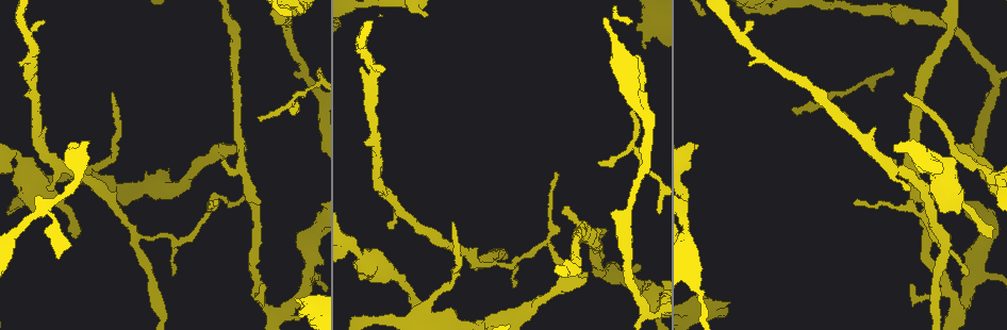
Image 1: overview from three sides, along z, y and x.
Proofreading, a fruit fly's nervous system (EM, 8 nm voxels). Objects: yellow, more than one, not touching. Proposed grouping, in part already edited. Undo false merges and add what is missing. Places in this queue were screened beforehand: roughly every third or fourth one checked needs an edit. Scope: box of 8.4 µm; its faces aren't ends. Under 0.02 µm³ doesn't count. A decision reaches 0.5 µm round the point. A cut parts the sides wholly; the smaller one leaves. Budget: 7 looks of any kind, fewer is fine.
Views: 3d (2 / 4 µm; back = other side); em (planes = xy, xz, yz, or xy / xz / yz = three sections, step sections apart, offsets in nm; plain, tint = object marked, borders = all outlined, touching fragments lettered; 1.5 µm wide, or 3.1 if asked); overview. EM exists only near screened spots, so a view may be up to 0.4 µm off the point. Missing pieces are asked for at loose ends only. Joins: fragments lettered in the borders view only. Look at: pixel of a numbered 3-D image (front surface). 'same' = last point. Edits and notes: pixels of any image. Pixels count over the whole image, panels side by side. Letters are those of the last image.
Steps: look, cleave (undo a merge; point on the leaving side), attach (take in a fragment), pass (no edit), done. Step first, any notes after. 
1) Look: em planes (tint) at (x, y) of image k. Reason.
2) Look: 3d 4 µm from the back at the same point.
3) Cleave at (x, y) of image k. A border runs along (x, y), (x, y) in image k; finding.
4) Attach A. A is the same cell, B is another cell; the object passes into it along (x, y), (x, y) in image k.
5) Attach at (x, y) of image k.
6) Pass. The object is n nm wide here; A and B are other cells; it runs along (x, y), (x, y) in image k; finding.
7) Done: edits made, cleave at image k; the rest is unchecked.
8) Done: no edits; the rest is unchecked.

Look: 3d 4 µm at (945, 234) of image 1. Three-way junction.

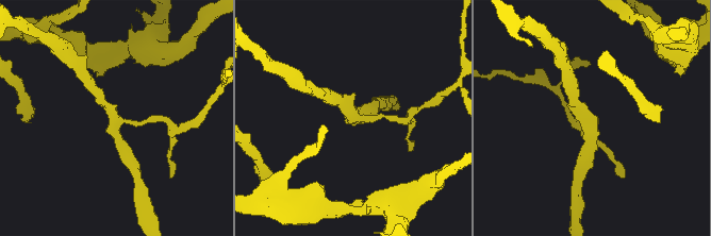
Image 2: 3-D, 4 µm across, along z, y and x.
Look: em planes (borders) at (116, 120) of image 2. 3 arms meet here; now the EM.

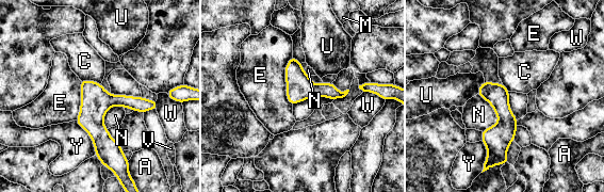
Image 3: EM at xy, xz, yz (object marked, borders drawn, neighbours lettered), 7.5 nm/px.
Pass. A, C, E, M, N, U, V, W and Y are other cells; a border runs along (476, 94), (498, 118), (482, 131) in image 3; continuous, no second cell.

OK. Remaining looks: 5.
Look: em planes (borders) at (75, 235) of image 1. Branch stops here.

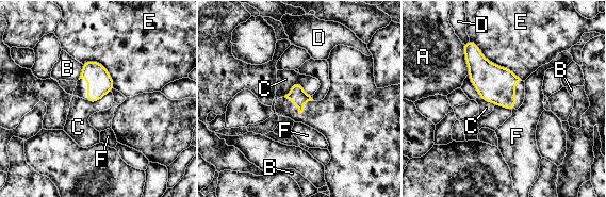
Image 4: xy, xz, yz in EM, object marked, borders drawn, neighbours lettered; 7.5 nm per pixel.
Pass. The object is 140 nm wide here; A, B, C, D, E and F are other cells; a border runs along (283, 96), (294, 83), (310, 96) in image 4; no lettered fragment goes on from it.

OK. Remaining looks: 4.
Look: 3d 4 µm at (959, 310) of image 1. Sharp bend.

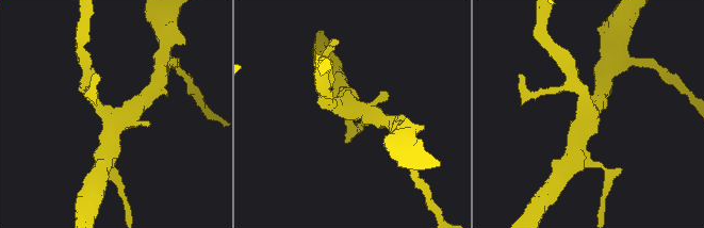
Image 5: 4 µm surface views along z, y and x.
Look: em planes (plain) at (590, 114) of image 5.

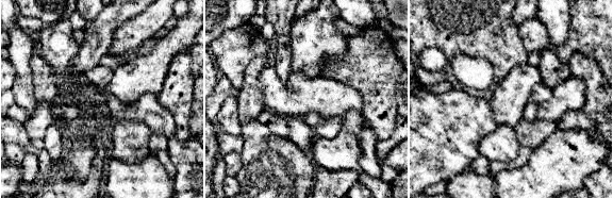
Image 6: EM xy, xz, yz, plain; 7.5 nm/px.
Look: em planes (borders) at the same point.

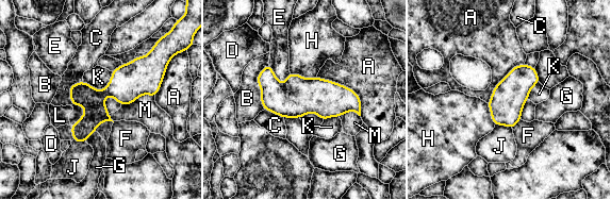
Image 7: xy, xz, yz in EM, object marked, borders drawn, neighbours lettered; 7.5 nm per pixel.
Pass. The longest contact is with A, 440 nm; A, B, C, D, E, F, G, H, J, K, L and M are other cells; a border runs along (290, 71), (307, 78), (316, 77) in image 7; continuous, no second cell.

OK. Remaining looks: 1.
Done: no edits; the rest is unchecked.

